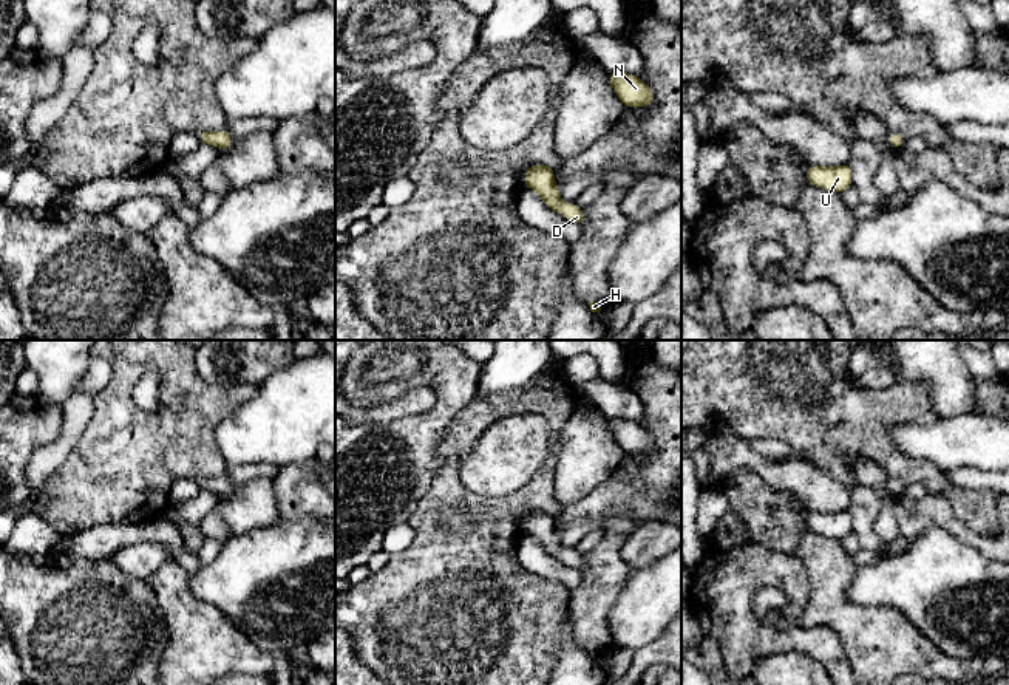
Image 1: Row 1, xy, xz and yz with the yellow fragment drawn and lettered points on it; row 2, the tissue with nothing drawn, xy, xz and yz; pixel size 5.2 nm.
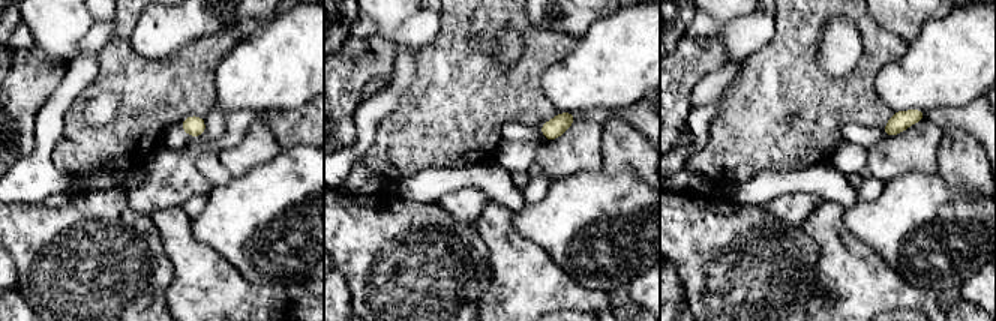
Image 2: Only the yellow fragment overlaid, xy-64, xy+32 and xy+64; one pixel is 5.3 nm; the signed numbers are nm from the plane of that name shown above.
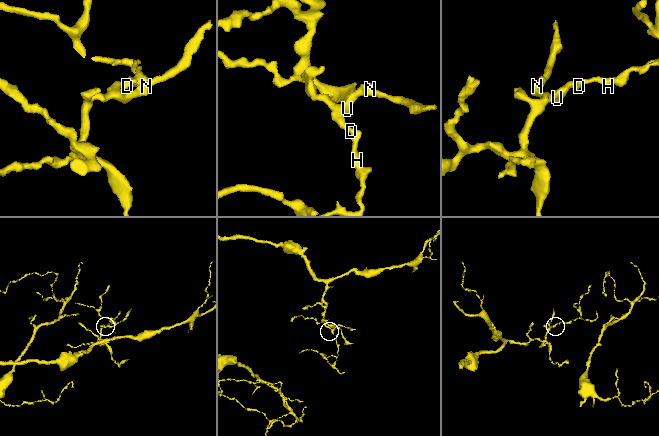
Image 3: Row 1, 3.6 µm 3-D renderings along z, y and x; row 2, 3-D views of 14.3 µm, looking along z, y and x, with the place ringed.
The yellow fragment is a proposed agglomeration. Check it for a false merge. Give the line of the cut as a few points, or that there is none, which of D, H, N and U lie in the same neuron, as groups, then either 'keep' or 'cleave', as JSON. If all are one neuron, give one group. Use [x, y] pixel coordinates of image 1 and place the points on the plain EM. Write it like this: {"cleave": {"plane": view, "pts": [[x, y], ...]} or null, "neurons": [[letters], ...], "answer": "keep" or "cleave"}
{"cleave": null, "neurons": [["D", "H", "N", "U"]], "answer": "keep"}

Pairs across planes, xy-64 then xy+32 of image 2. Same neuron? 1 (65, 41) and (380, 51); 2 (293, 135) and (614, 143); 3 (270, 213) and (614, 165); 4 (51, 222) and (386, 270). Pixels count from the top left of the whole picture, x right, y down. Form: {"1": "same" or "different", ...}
{"1": "different", "2": "same", "3": "different", "4": "same"}

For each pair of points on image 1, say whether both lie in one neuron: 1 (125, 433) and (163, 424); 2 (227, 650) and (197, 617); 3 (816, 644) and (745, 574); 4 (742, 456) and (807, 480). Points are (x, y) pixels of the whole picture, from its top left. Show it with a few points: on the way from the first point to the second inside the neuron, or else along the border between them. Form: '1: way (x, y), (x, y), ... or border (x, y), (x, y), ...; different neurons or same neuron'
1: way (135, 430), (153, 430); same neuron
2: way (220, 642), (203, 625); same neuron
3: way (788, 640), (768, 640), (744, 616), (744, 602); same neuron
4: way (757, 463), (779, 475), (791, 477); same neuron

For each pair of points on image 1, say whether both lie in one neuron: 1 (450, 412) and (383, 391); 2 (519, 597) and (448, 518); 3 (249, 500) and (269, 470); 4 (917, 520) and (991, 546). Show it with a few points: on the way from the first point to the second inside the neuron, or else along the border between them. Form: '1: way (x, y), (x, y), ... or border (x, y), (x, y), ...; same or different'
1: way (442, 391), (431, 381), (413, 381), (404, 385); same
2: border (439, 517), (448, 532), (461, 532), (473, 521); different
3: border (272, 478), (251, 478), (231, 495); different
4: way (935, 520), (947, 520), (972, 538); same

